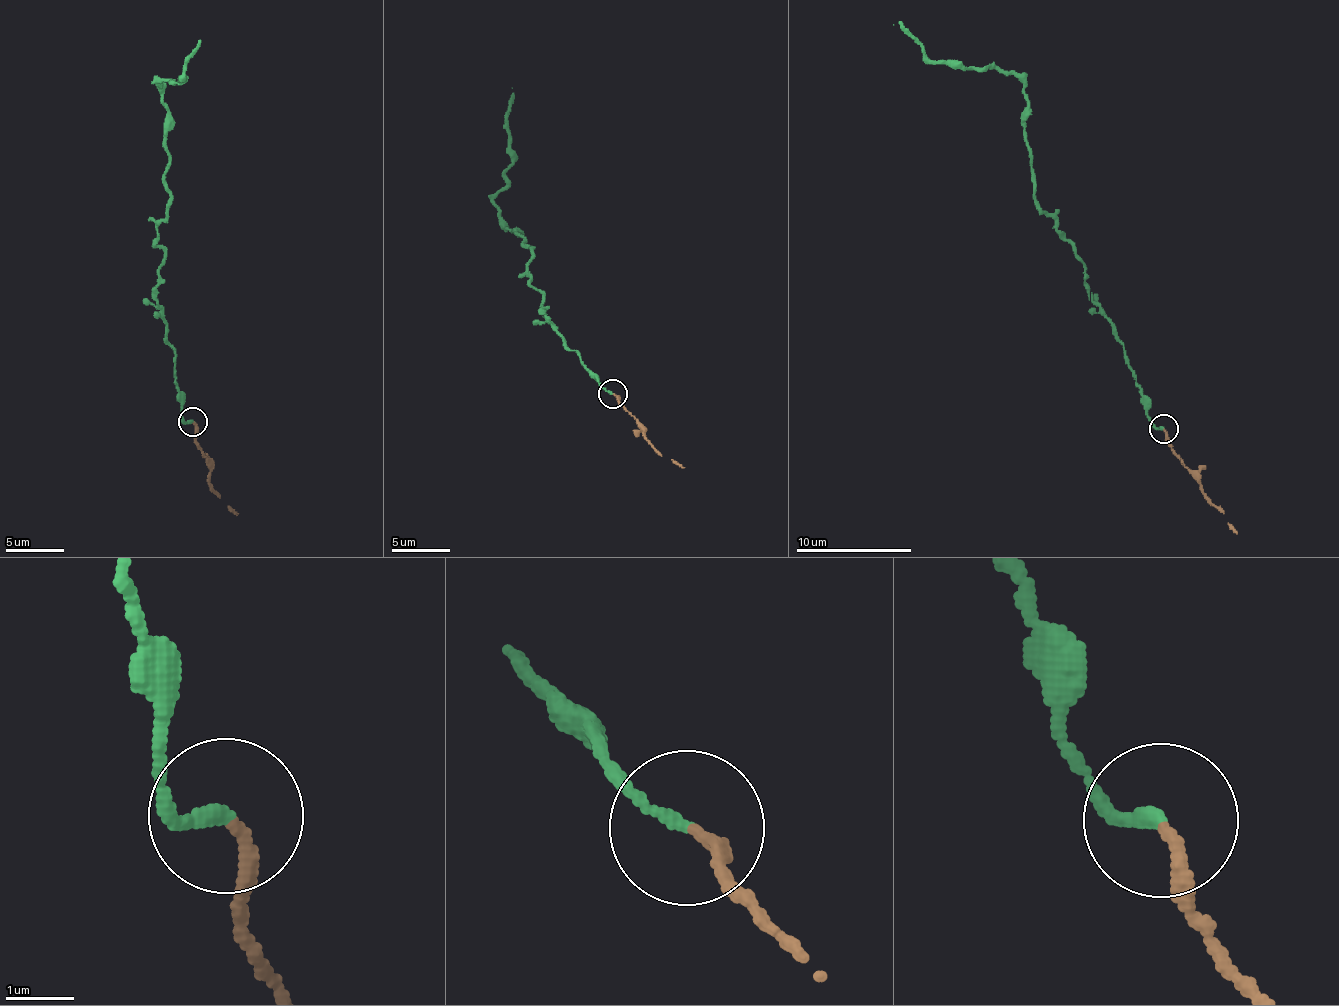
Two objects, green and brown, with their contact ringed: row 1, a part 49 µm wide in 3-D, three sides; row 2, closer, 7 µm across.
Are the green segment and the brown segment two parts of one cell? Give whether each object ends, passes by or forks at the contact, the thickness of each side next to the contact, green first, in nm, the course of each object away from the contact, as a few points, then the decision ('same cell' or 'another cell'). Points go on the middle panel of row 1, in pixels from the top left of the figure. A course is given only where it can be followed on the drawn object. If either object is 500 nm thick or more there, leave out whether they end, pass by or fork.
green ends; brown ends; calibres 170 and 180 nm; course green (613, 394), (544, 316), (542, 294), (529, 284), (534, 248), (497, 216), (512, 160), (511, 87); course brown (613, 394), (640, 424), (647, 444), (683, 467); same cell

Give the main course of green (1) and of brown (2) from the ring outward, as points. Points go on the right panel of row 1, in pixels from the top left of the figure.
1: (1164, 428), (1091, 297), (1085, 263), (1034, 198), (1024, 85), (931, 61), (893, 25)
2: (1164, 428), (1170, 451), (1193, 475), (1236, 533)

